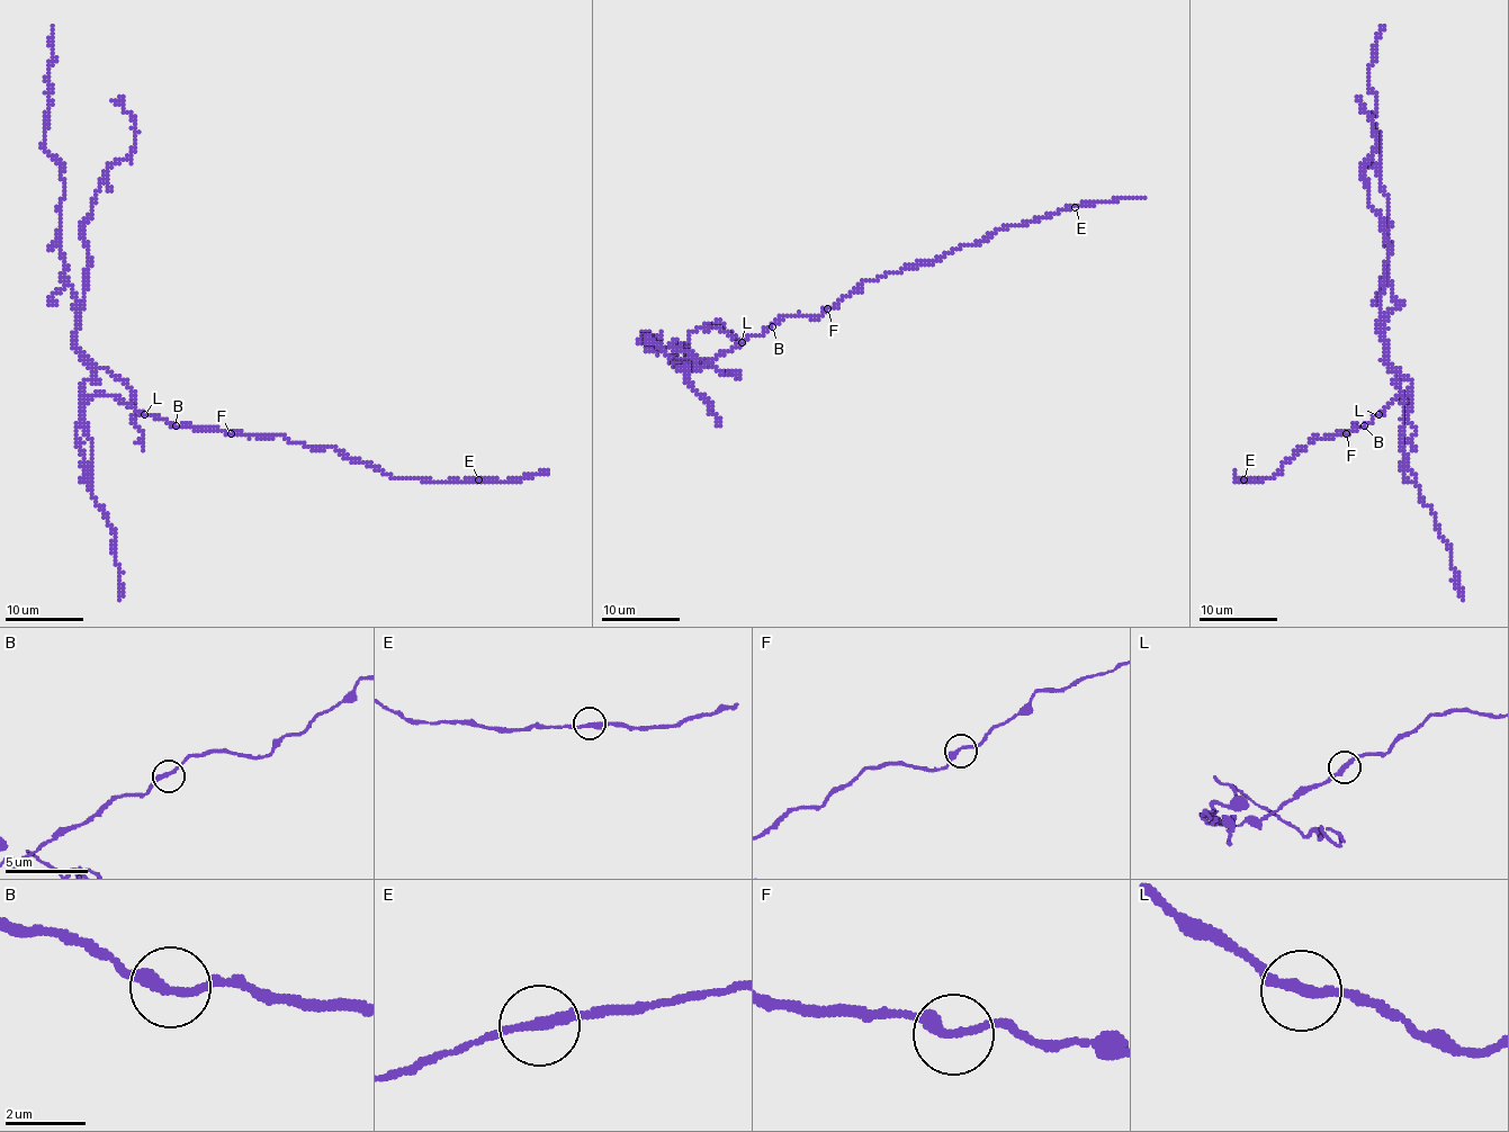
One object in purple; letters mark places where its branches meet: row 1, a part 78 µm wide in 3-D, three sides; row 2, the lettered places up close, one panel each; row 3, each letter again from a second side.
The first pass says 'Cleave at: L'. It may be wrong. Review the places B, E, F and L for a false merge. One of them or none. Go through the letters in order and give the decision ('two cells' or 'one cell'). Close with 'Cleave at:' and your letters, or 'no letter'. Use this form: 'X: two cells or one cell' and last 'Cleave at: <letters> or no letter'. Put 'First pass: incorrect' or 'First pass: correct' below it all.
B: one cell
E: one cell
F: one cell
L: two cells
Cleave at: L
First pass: correct

